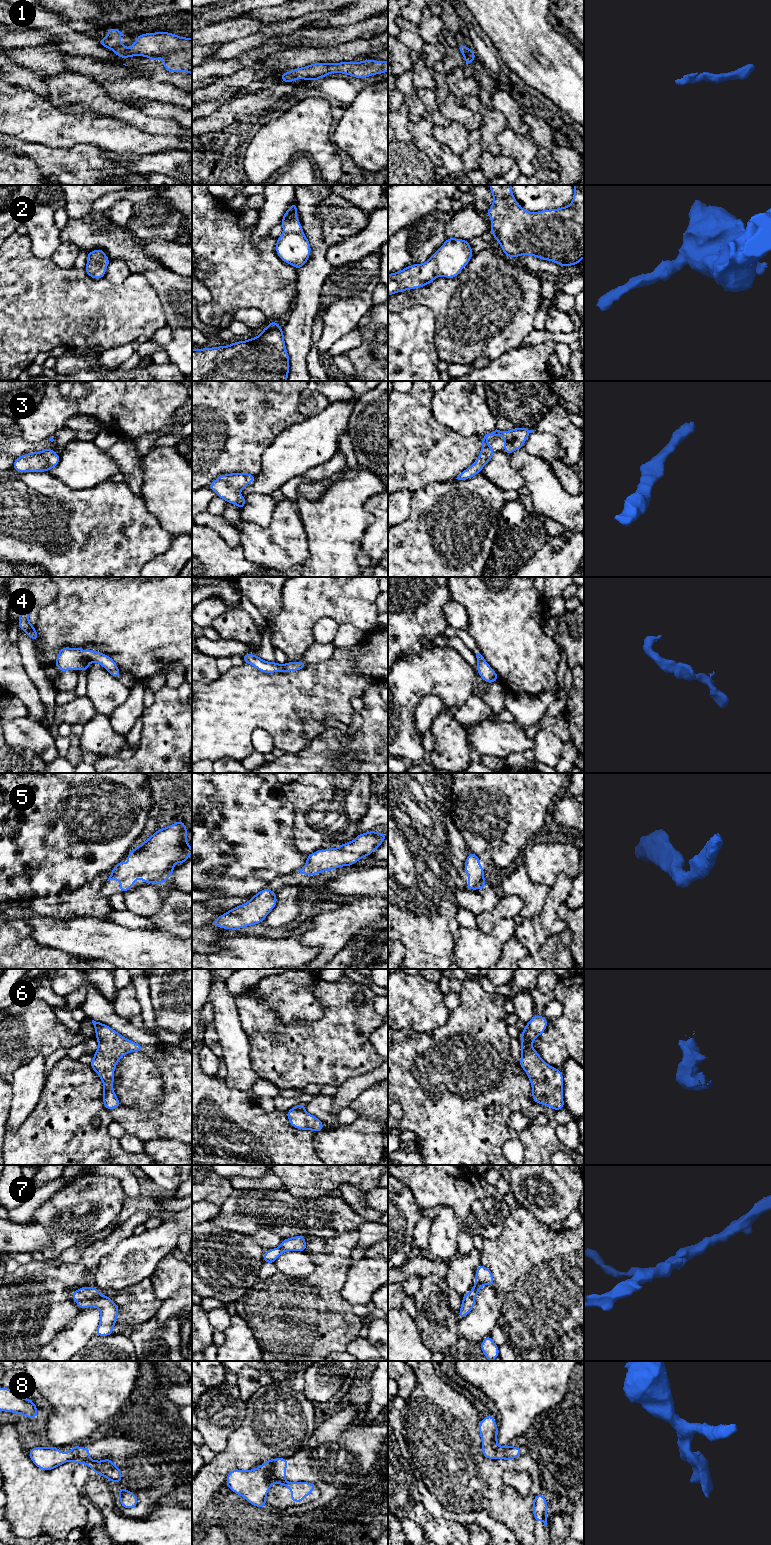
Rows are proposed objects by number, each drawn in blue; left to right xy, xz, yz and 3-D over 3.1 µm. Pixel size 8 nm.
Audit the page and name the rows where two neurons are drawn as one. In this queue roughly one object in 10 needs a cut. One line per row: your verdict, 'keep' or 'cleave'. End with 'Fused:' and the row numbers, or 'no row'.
1: keep
2: keep
3: keep
4: keep
5: keep
6: keep
7: keep
8: keep
Fused: no row

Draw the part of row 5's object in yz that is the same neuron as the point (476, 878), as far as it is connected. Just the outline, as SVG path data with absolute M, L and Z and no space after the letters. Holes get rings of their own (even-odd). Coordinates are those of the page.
M470 852L465 863L465 873L469 877L467 888L469 890L483 889L486 886L484 879L484 868L479 864L480 858Z

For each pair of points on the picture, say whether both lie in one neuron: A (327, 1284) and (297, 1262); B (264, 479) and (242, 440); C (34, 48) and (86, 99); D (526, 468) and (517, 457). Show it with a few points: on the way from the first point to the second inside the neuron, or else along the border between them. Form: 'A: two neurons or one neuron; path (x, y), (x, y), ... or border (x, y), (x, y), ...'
A: two neurons; border (306, 1251), (315, 1270), (306, 1277), (289, 1277)
B: two neurons; border (266, 449), (262, 456), (261, 470), (256, 476)
C: two neurons; border (67, 70), (44, 73), (42, 75)
D: one neuron; path (525, 465), (520, 460)

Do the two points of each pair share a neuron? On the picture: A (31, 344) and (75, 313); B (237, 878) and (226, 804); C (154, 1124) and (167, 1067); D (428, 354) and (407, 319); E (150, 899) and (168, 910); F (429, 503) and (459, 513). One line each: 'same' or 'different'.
A: same
B: same
C: same
D: same
E: different
F: same

